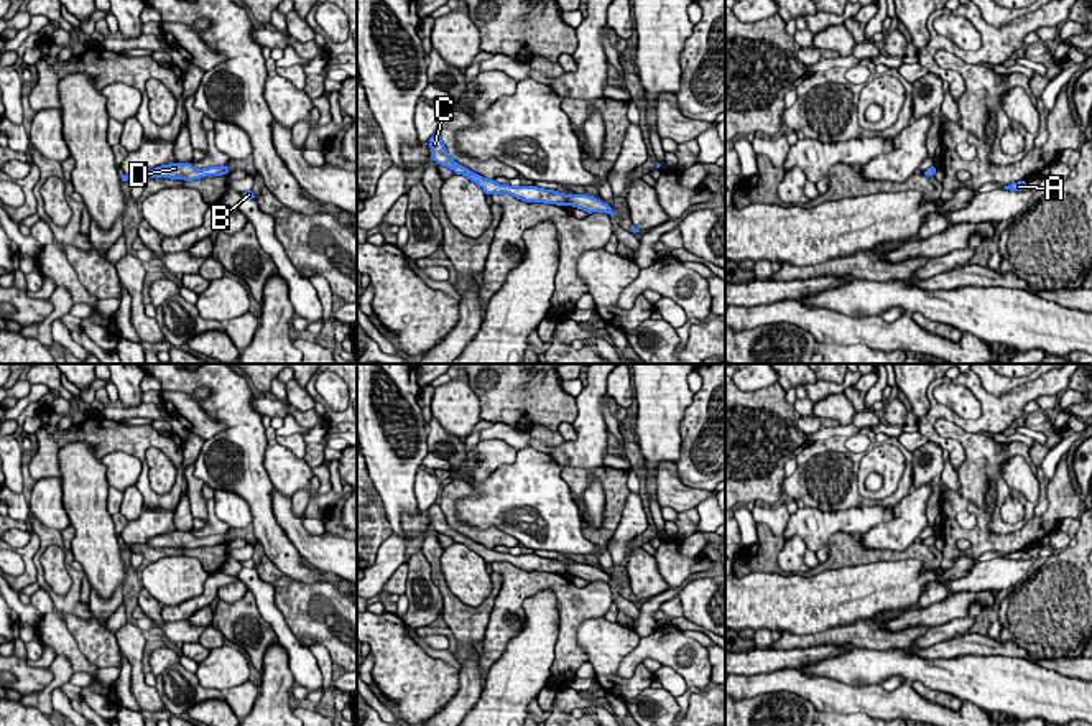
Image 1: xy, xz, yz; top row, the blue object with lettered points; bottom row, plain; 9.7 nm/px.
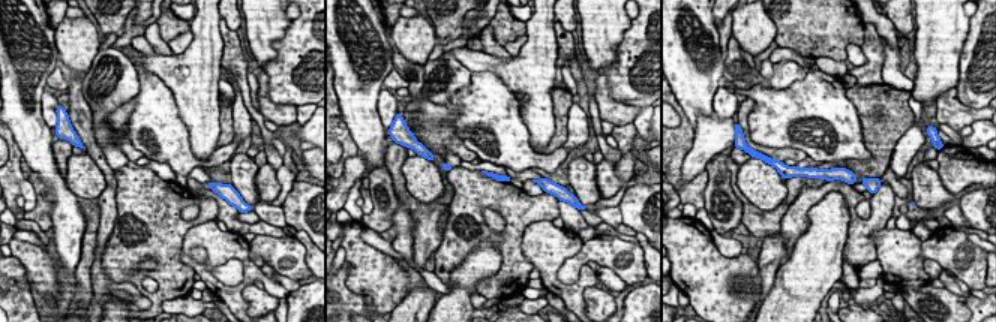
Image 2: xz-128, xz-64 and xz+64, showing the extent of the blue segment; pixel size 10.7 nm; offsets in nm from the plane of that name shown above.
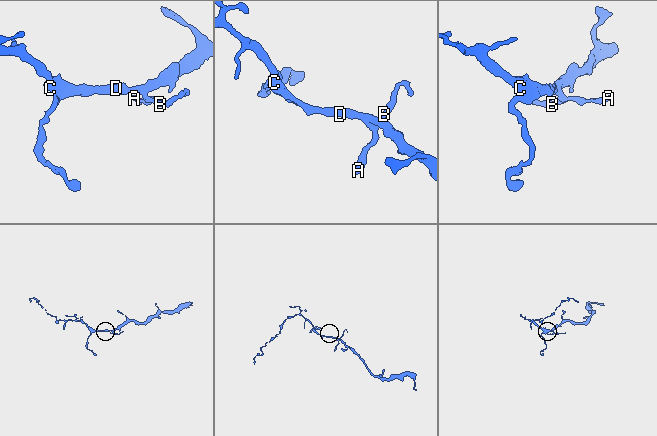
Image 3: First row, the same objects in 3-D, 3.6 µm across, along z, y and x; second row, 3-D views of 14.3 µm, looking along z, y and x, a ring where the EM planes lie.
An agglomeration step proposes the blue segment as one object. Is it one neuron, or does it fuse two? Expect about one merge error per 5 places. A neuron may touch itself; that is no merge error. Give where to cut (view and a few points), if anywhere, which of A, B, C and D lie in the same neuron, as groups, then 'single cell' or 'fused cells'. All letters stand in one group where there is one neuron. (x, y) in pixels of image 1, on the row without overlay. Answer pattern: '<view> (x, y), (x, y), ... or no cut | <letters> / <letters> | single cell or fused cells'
no cut | A B C D | single cell

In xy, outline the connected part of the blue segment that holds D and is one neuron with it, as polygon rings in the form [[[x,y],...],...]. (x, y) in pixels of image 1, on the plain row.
[[[176,530],[171,533],[156,535],[143,545],[192,550],[192,548],[199,548],[204,545],[220,545],[220,543],[230,543],[230,540],[225,533],[197,538],[191,532],[178,532]]]

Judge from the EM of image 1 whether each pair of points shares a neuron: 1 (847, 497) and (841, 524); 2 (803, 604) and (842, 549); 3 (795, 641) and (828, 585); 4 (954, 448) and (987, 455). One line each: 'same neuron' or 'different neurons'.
1: different neurons
2: different neurons
3: different neurons
4: different neurons

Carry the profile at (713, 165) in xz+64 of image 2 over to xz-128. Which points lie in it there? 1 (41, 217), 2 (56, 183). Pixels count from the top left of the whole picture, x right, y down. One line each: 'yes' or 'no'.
1: yes
2: no

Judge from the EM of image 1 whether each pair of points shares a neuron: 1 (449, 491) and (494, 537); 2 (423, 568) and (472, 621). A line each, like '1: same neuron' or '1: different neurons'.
1: same neuron
2: different neurons

